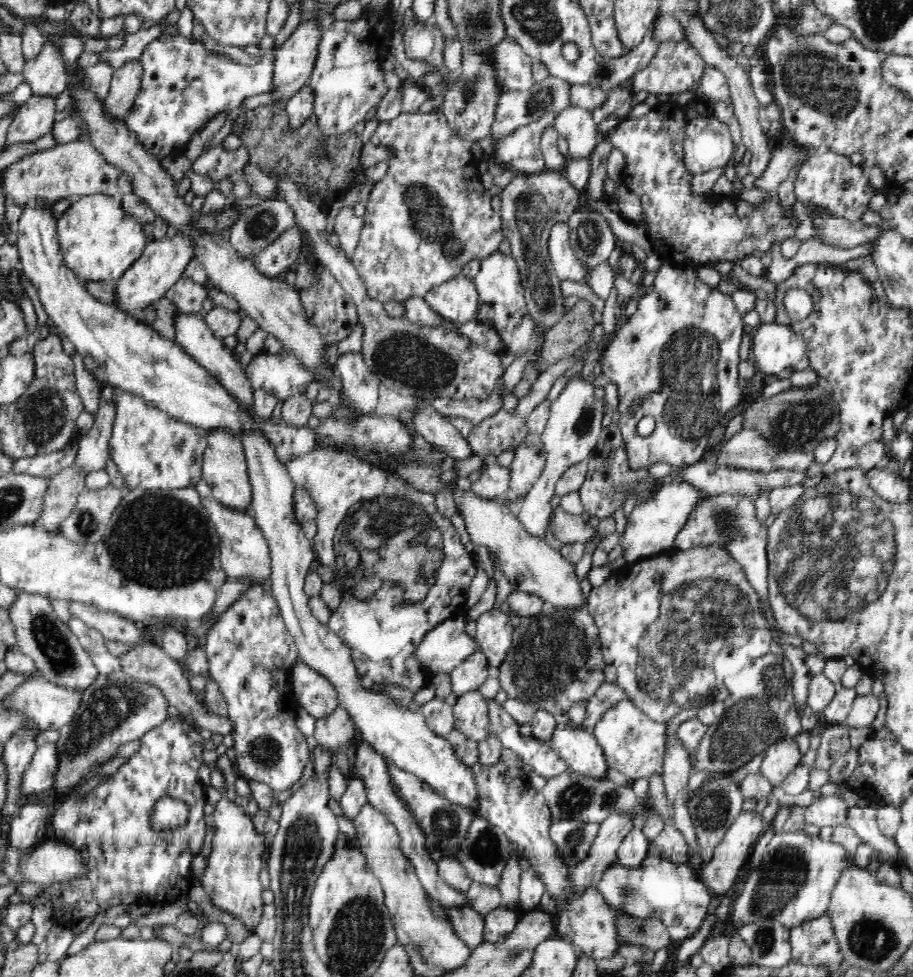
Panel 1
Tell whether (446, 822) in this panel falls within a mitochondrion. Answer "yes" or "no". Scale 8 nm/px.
yes

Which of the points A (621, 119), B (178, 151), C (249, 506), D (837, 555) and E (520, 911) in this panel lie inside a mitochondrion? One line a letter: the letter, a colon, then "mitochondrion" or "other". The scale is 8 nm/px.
A: other
B: other
C: other
D: mitochondrion
E: other

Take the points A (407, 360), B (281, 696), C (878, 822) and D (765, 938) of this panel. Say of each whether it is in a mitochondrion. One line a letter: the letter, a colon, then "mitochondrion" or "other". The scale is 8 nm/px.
A: mitochondrion
B: other
C: other
D: mitochondrion

